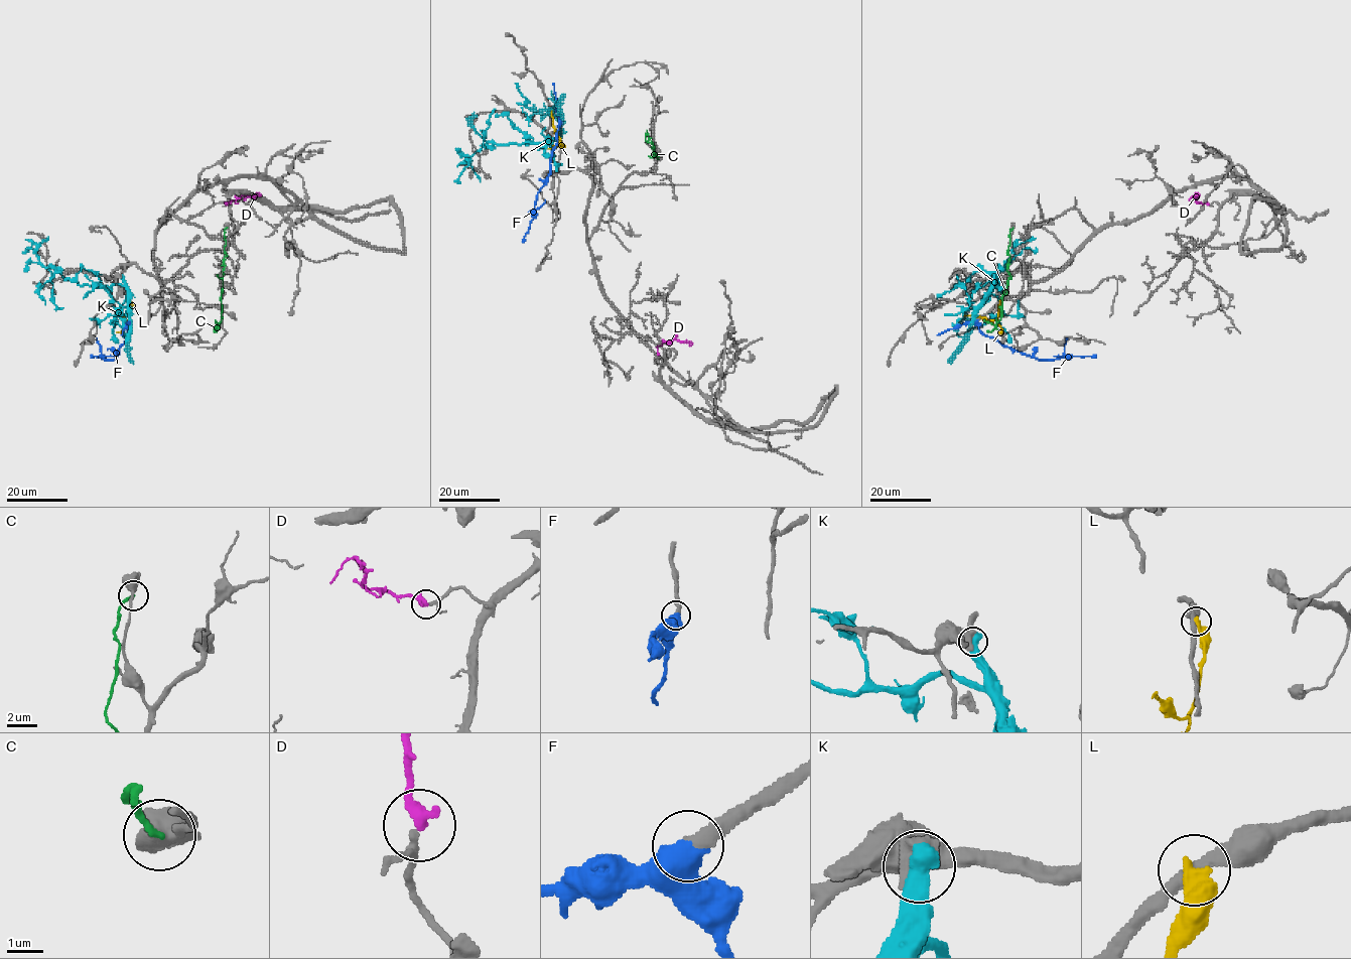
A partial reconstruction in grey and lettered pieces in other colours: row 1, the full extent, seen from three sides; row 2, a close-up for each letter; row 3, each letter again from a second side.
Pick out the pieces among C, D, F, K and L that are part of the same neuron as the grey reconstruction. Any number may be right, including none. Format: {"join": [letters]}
{"join": ["D", "F"]}

